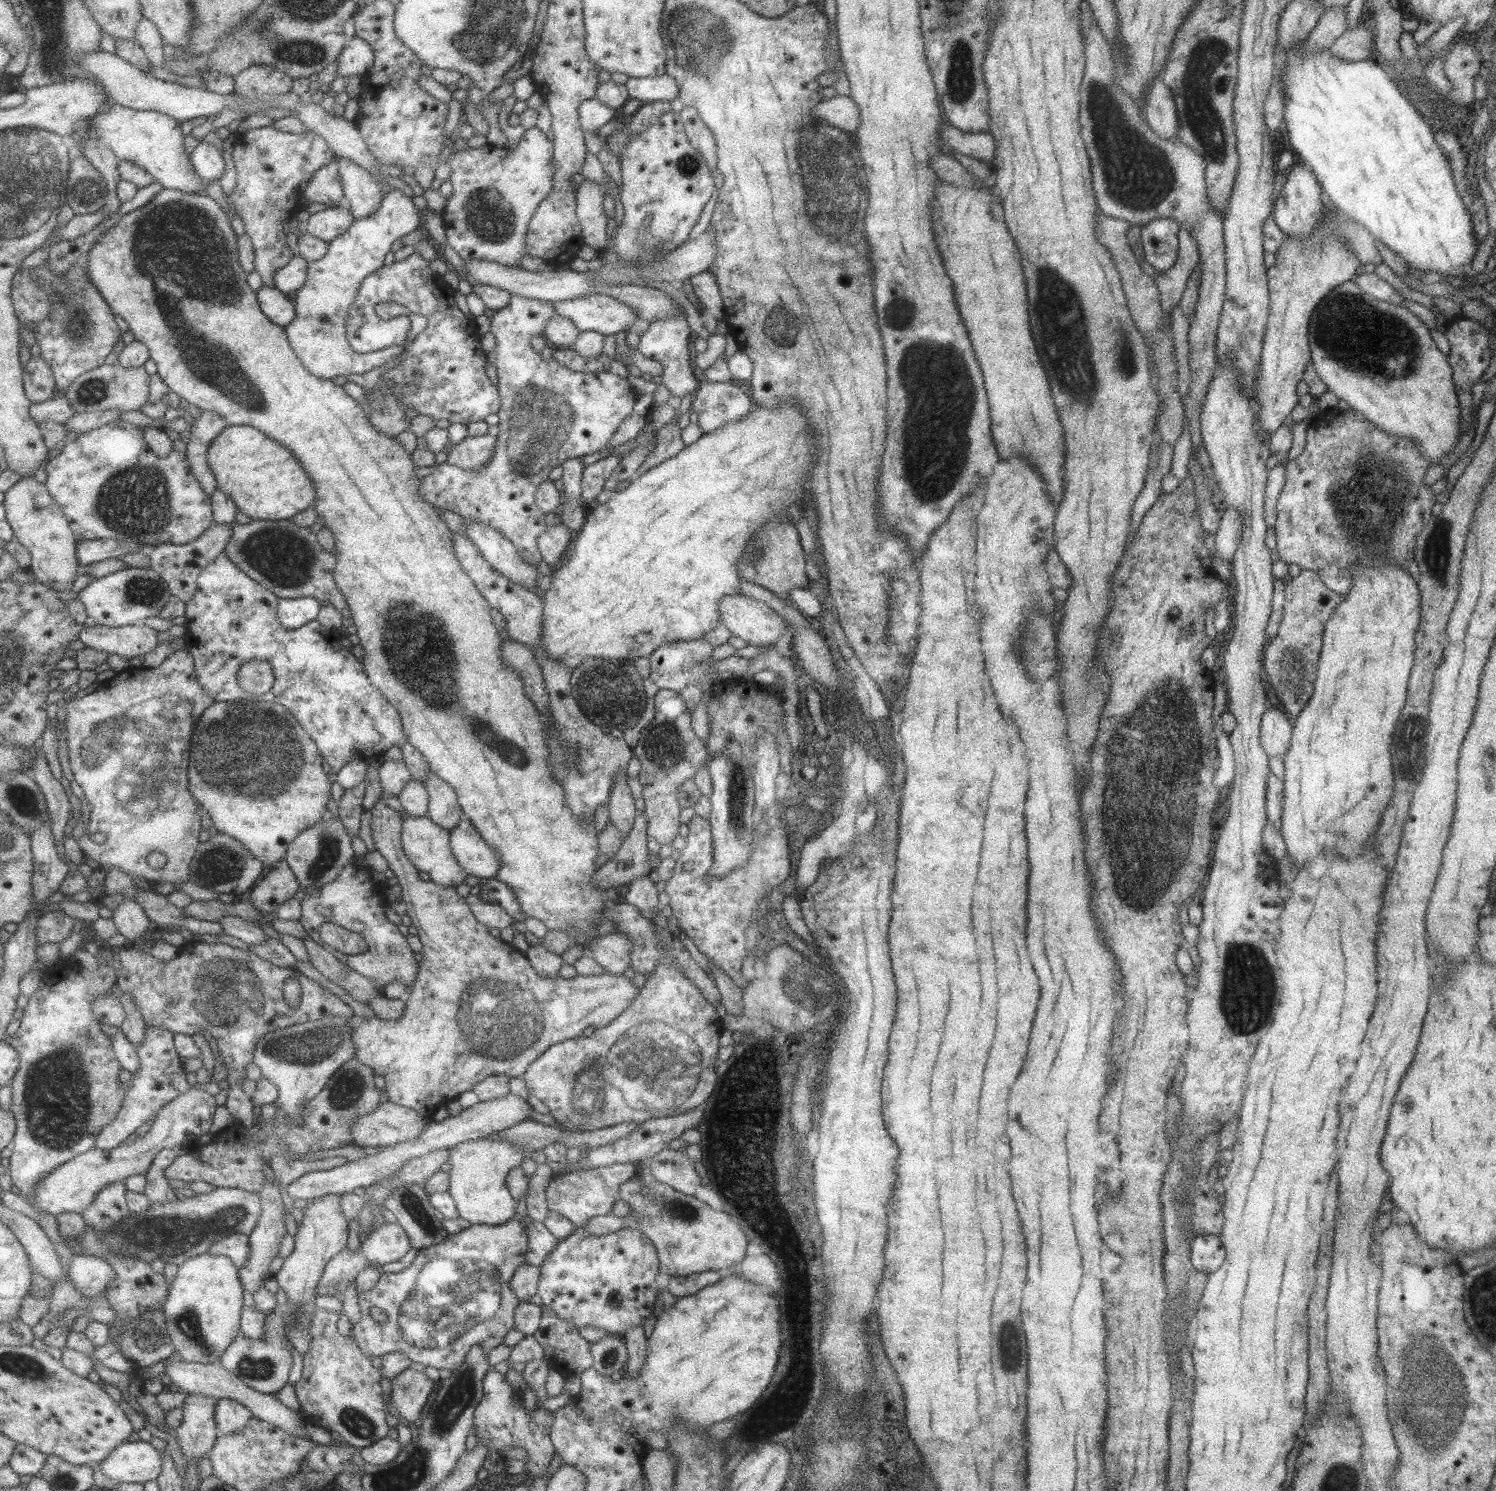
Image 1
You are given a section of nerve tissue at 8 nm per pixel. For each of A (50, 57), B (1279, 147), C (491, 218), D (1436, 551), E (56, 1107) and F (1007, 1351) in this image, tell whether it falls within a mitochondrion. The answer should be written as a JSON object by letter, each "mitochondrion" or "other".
{"A":"mitochondrion","B":"other","C":"mitochondrion","D":"mitochondrion","E":"mitochondrion","F":"other"}

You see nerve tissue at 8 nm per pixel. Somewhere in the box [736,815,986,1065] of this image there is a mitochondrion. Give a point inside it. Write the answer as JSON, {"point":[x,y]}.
{"point":[809,986]}

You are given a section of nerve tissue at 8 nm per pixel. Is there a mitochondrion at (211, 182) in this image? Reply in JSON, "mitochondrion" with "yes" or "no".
{"mitochondrion":"no"}

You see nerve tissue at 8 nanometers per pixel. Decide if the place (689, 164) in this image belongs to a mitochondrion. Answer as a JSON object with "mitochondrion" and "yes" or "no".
{"mitochondrion":"yes"}

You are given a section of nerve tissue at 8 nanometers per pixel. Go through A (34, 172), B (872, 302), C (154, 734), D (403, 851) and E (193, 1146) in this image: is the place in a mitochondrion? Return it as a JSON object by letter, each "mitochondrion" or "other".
{"A":"mitochondrion","B":"other","C":"mitochondrion","D":"other","E":"other"}

